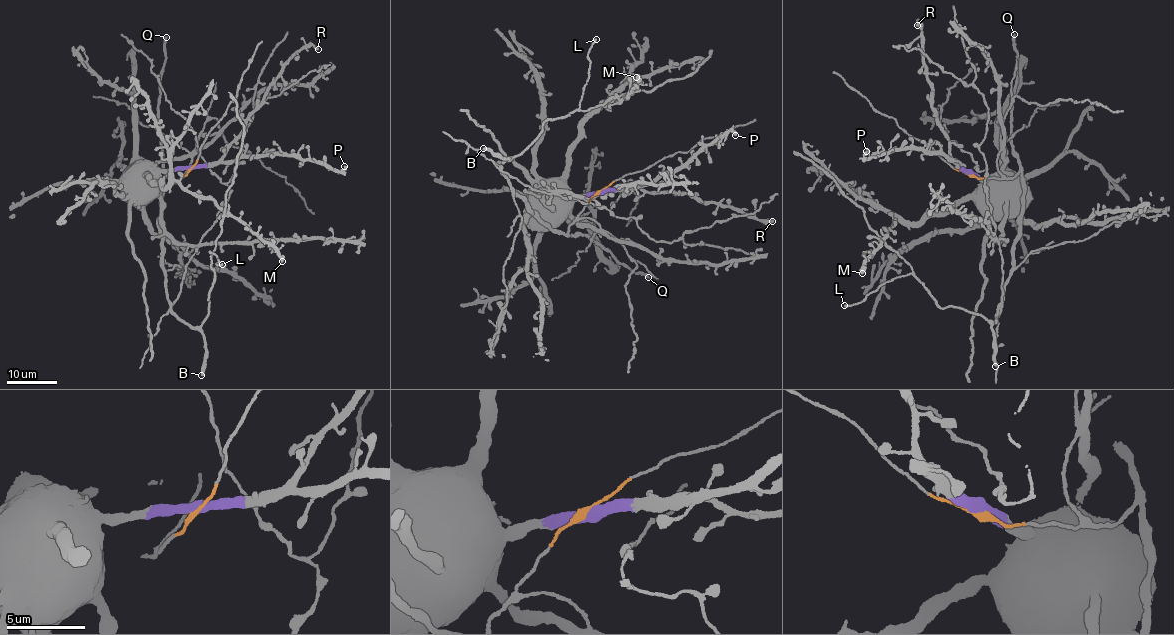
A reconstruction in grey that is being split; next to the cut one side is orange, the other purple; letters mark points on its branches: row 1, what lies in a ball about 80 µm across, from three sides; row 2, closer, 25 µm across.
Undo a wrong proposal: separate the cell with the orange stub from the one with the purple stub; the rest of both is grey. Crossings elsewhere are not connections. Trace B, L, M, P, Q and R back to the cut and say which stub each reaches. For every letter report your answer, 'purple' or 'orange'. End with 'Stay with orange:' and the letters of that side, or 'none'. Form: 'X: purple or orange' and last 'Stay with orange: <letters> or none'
B: orange
L: orange
M: purple
P: purple
Q: orange
R: purple
Stay with orange: B, L, Q

